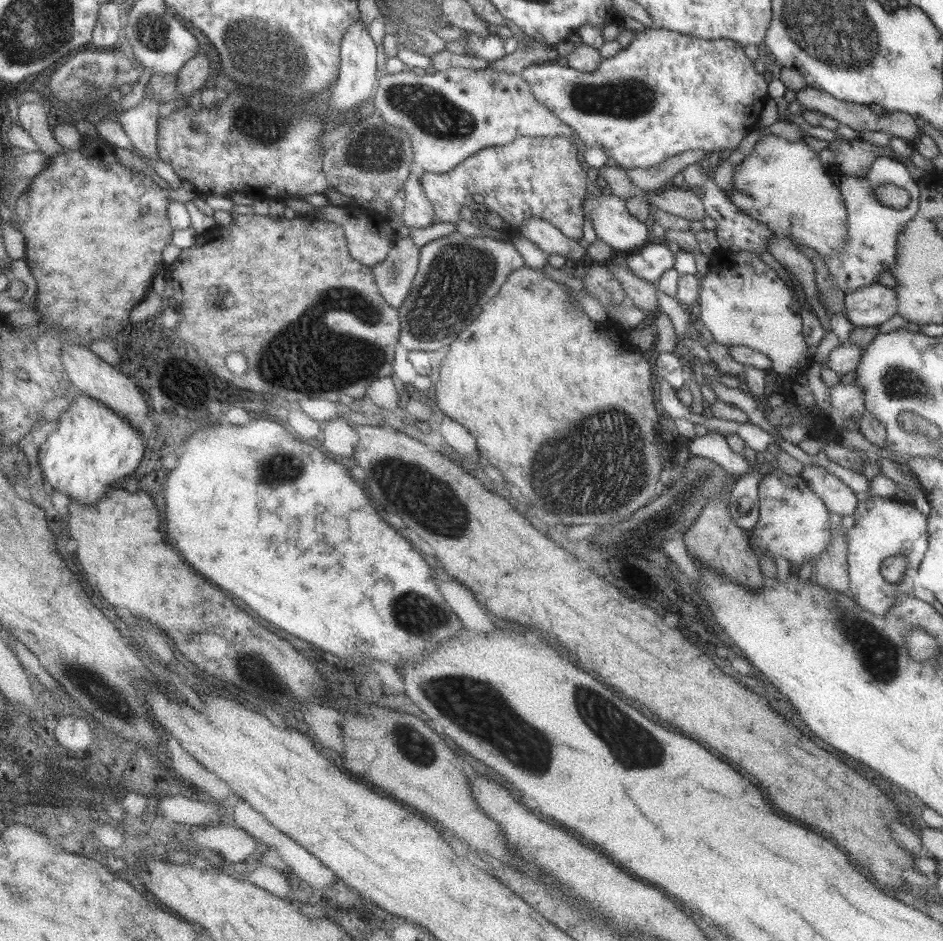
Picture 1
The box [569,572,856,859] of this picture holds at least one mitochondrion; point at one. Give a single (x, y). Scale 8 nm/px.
(634, 747)

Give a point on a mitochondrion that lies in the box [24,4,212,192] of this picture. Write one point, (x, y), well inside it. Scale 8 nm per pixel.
(152, 32)

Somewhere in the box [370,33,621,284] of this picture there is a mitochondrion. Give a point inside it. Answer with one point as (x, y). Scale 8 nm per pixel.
(433, 113)

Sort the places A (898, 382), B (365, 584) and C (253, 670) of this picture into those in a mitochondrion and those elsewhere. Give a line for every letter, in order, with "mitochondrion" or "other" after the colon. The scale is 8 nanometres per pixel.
A: mitochondrion
B: other
C: mitochondrion

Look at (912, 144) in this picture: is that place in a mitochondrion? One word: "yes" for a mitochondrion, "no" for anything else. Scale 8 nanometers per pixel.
no

